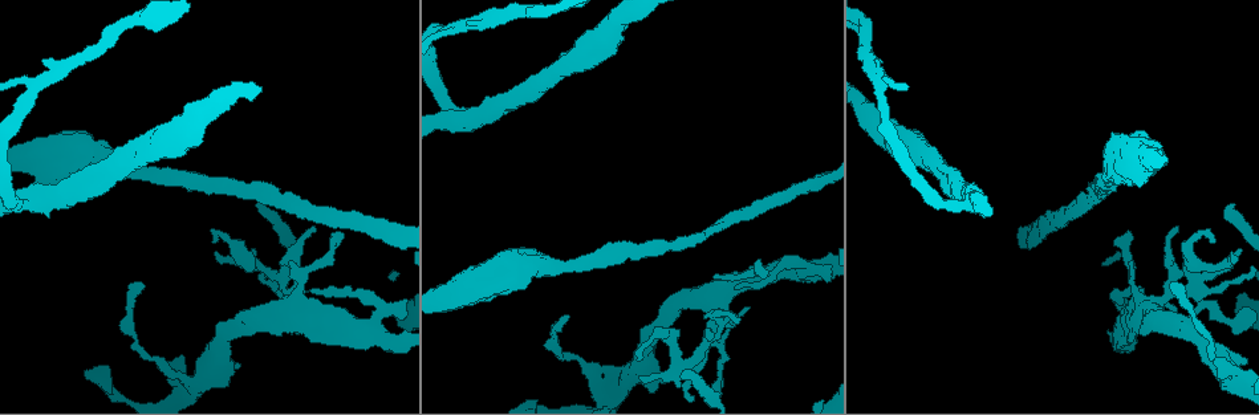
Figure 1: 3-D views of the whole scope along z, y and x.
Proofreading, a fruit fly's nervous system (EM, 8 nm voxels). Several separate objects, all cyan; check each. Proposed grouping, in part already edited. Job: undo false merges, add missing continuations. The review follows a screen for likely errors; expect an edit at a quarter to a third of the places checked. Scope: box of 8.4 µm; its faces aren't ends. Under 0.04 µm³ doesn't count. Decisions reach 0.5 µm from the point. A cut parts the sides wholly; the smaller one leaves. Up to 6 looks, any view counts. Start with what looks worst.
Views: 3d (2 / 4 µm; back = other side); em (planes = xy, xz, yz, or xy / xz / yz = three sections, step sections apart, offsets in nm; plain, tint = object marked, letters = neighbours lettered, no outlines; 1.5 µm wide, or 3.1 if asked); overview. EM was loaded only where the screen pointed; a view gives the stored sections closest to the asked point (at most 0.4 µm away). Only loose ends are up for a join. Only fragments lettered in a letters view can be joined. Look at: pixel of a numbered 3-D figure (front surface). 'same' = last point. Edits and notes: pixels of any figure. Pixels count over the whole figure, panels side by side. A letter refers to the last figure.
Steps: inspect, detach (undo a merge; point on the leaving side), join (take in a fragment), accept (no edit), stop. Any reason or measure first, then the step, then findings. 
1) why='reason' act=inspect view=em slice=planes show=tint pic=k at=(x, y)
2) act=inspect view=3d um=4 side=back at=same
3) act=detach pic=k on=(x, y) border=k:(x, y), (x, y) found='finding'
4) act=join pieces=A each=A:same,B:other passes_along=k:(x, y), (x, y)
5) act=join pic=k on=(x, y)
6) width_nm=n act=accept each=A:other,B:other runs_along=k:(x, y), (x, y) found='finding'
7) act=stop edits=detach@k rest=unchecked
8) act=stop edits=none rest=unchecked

why='sudden change in width' act=inspect view=em slice=planes show=letters pic=1 at=(454, 118)

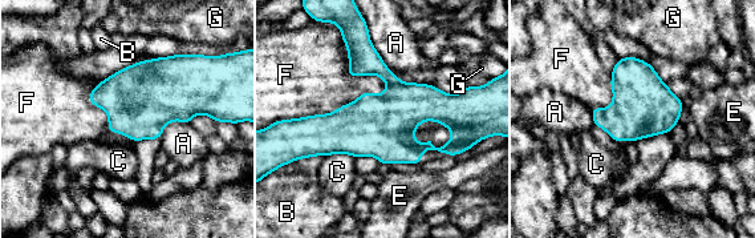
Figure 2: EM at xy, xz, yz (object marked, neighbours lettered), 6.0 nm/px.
act=accept each=A:other,B:other,C:other,E:other,F:other,G:other border=2:(389, 85), (300, 117) found='one cell here'

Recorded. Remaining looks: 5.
why='stops while still wide' act=inspect view=em slice=planes show=letters pic=1 at=(1137, 184)

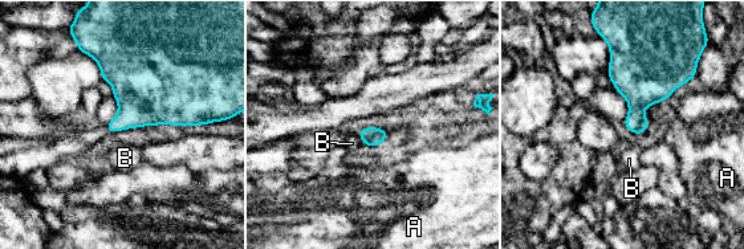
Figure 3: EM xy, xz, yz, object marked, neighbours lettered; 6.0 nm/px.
act=accept each=A:other,B:other border=3:(358, 135), (368, 146) found='none of them fits'

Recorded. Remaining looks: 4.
why='free end' act=inspect view=em slice=planes show=letters pic=1 at=(1128, 229)

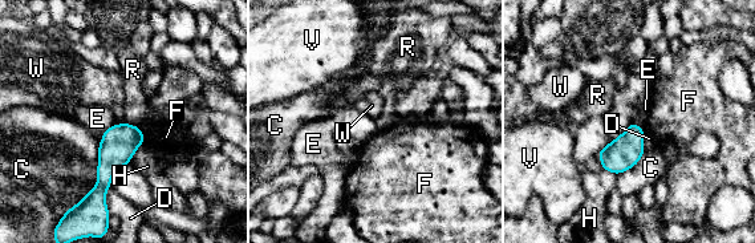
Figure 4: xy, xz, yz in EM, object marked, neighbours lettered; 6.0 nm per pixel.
longest_contact=C:380nm act=accept each=C:other,D:other,E:other,F:other,H:other,R:other,V:other,W:other border=4:(630, 121), (616, 137) found='none of them fits'

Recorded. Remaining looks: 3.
act=stop edits=none rest=unchecked

